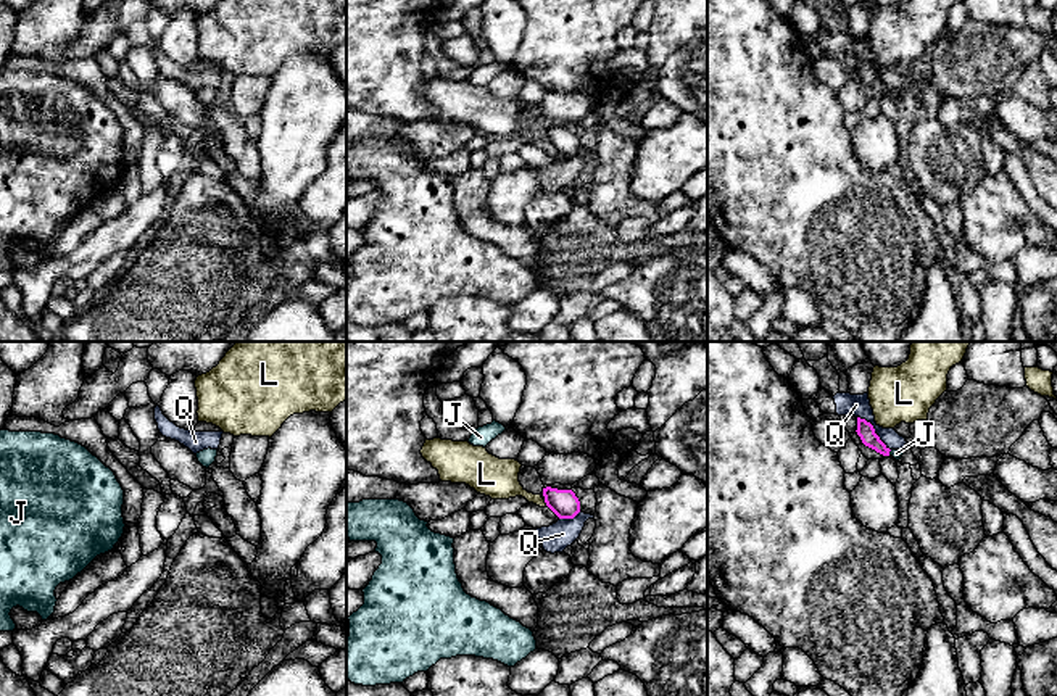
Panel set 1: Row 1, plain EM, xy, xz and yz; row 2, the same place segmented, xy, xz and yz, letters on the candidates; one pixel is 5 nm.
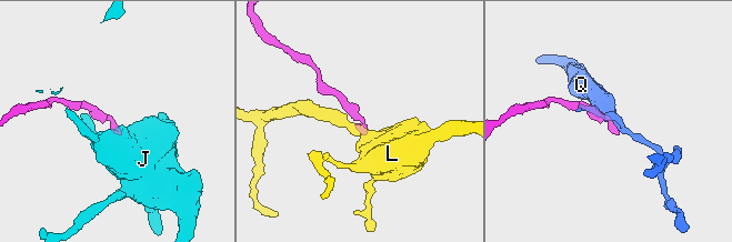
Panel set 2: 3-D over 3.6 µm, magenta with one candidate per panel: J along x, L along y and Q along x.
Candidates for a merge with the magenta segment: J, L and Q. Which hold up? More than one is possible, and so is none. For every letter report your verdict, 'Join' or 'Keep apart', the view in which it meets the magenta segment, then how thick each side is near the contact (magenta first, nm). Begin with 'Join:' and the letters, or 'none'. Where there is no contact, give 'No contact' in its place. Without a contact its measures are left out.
Join: J
J: Join. Touches magenta in yz. Thickness 90 nm (magenta) against 50 nm
L: Keep apart. Touches magenta in xz. Thickness 140 nm (magenta) against 190 nm
Q: Keep apart. Touches magenta in yz. Thickness 90 nm (magenta) against 110 nm

